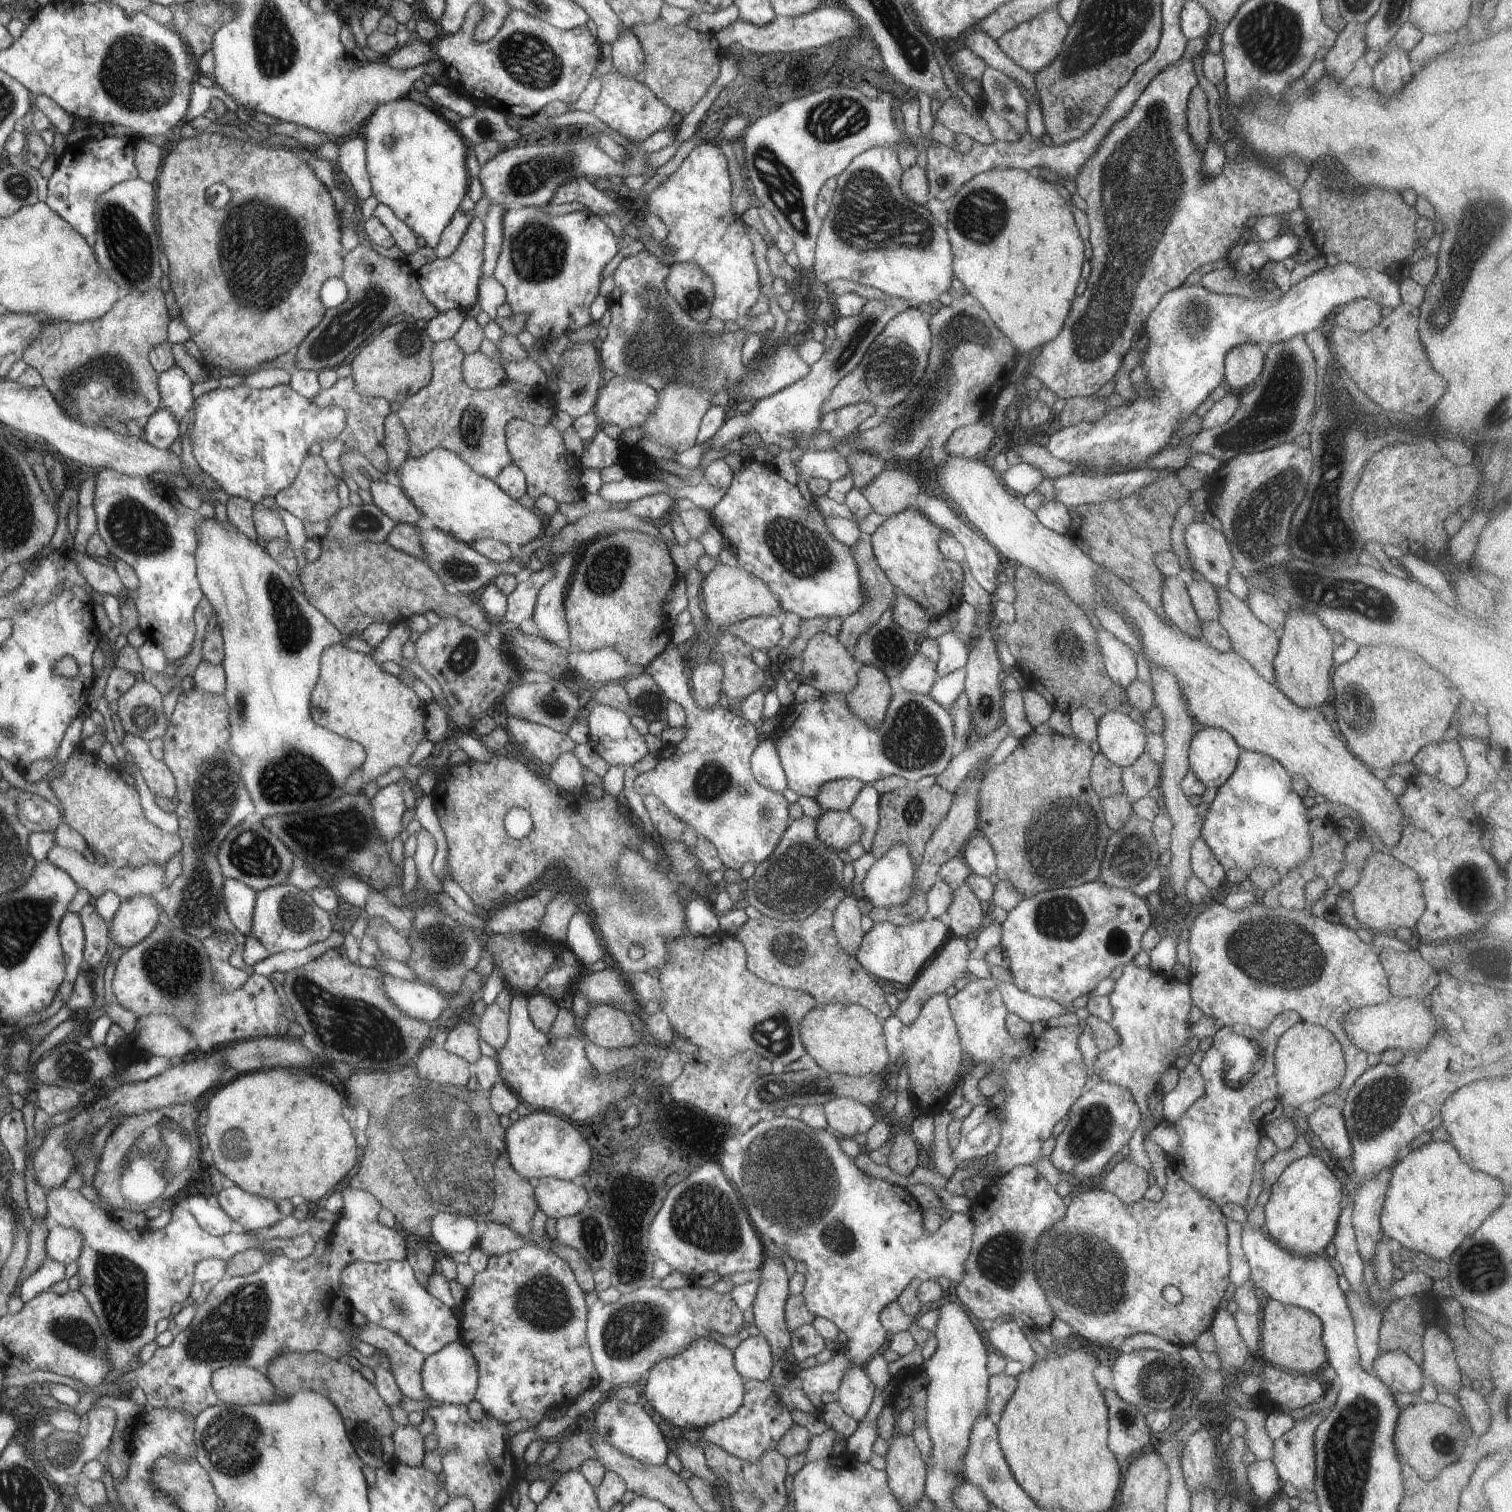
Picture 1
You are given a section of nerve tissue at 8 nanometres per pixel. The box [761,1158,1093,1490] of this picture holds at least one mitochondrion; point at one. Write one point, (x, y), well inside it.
(1000, 1258)

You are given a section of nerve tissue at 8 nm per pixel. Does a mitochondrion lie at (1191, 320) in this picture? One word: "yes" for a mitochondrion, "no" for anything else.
yes

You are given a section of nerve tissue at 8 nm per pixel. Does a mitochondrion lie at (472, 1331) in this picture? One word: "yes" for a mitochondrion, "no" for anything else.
no

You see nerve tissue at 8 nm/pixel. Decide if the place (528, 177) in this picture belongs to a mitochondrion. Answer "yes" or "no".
yes

